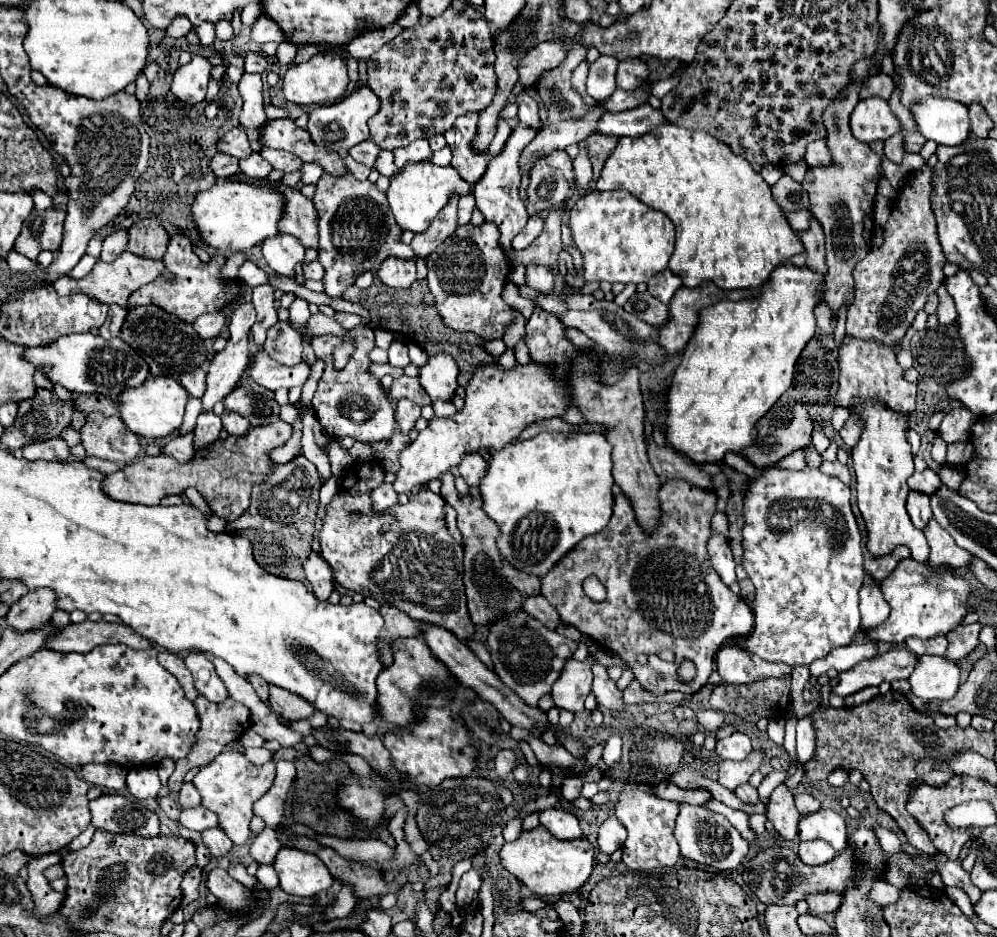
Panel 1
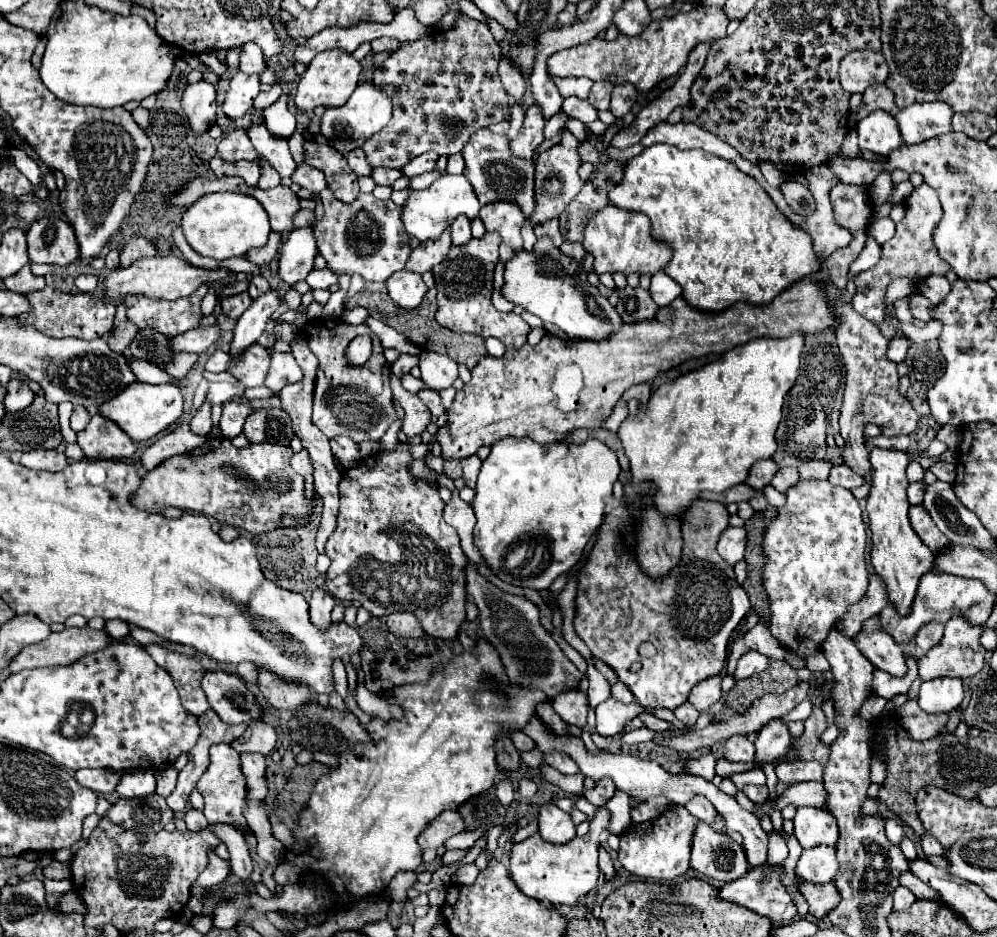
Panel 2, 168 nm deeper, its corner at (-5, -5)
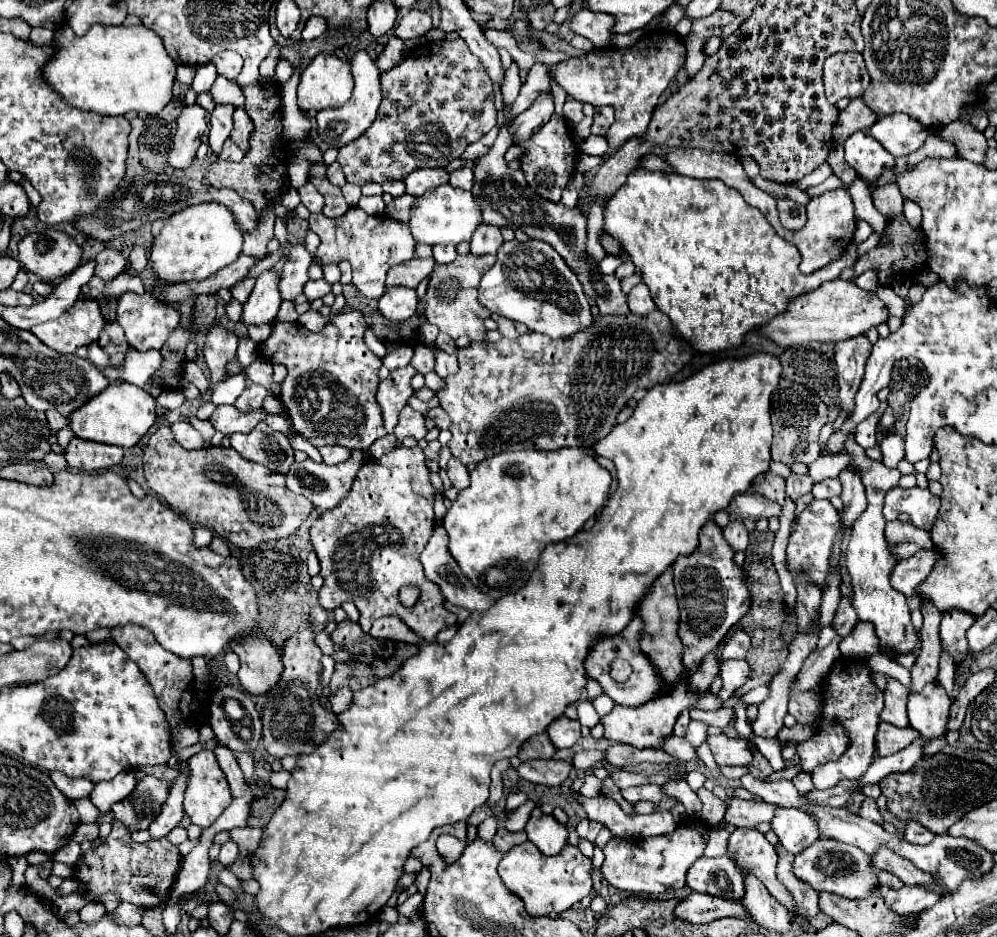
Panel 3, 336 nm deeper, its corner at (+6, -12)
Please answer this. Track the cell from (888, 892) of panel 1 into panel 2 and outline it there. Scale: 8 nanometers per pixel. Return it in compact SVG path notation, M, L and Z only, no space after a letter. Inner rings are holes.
M900 886L896 892L894 892L894 910L906 910L910 908L912 904L916 902L916 896L912 894L912 890Z

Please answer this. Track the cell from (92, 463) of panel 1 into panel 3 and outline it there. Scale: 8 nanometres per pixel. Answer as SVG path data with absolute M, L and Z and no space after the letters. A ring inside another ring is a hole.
M177 421L177 423L173 423L171 431L175 435L175 441L183 449L201 449L201 447L207 447L207 443L201 439L201 435L193 429L193 425L189 421Z

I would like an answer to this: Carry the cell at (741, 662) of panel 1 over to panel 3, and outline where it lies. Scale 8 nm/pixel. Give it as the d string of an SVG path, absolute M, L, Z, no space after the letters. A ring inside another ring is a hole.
M727 659L721 661L721 679L723 679L723 687L719 691L721 701L727 701L735 689L739 689L747 677L749 677L749 665L743 659Z

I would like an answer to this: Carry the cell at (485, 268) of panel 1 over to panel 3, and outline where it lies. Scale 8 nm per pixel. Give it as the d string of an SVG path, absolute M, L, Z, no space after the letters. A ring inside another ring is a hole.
M457 255L457 259L451 265L437 265L429 277L429 287L425 295L425 317L429 323L437 325L441 333L447 333L449 337L469 337L471 341L485 341L487 329L483 321L491 315L489 309L483 309L477 301L477 289L483 273L491 269L495 263L495 255L483 255L475 257L469 255Z

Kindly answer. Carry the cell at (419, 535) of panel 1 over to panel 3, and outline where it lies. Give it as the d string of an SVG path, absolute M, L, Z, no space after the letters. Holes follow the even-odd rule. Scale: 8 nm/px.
M395 447L383 457L367 459L353 485L351 493L337 505L337 509L325 511L315 523L313 523L313 549L321 561L321 577L325 579L323 587L319 589L319 603L327 611L335 611L343 601L351 601L359 613L359 625L367 633L375 619L385 615L395 615L403 619L411 631L415 631L425 641L435 641L437 633L441 629L449 629L457 625L457 617L445 609L445 597L427 581L423 573L423 565L419 561L421 549L427 545L435 521L433 521L433 485L429 481L429 469L425 467L425 457L421 447ZM403 585L415 585L419 589L419 599L413 607L405 607L399 601L399 591Z

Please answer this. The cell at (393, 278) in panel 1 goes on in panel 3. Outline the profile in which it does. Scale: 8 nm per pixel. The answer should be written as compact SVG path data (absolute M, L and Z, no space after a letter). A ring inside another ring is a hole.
M387 289L383 297L379 299L379 311L383 317L393 319L393 321L407 321L415 311L417 311L417 293L415 289Z

